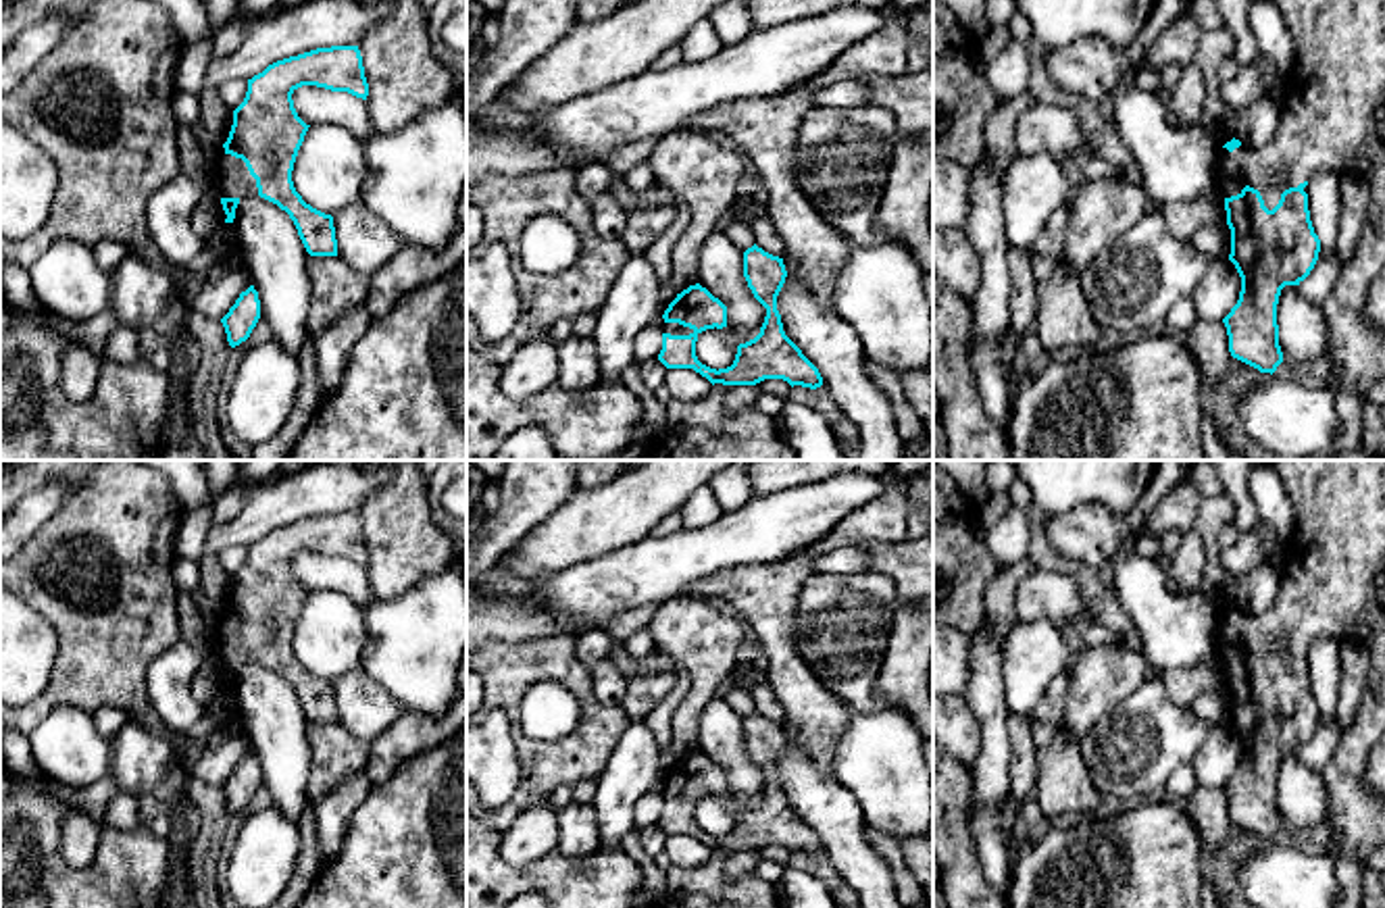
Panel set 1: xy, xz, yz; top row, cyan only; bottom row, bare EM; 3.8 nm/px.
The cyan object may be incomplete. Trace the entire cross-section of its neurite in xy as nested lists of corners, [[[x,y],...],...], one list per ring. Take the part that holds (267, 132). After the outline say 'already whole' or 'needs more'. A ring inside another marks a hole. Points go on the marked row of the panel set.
[[[358,46],[317,48],[277,60],[248,79],[227,142],[212,146],[210,183],[221,196],[225,223],[233,223],[242,198],[260,196],[289,215],[310,256],[337,256],[333,217],[306,204],[292,181],[310,127],[292,100],[302,85],[367,100],[369,83]]] | needs more

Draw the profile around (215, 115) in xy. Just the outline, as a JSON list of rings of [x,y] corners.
[[[217,87],[202,92],[198,117],[208,129],[212,146],[223,146],[233,125],[233,110],[225,106]]]

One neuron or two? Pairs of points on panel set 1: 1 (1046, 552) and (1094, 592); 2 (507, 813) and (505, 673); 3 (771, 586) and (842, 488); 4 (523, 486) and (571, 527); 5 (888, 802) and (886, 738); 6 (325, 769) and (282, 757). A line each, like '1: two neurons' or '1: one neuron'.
1: one neuron
2: one neuron
3: two neurons
4: two neurons
5: one neuron
6: two neurons

